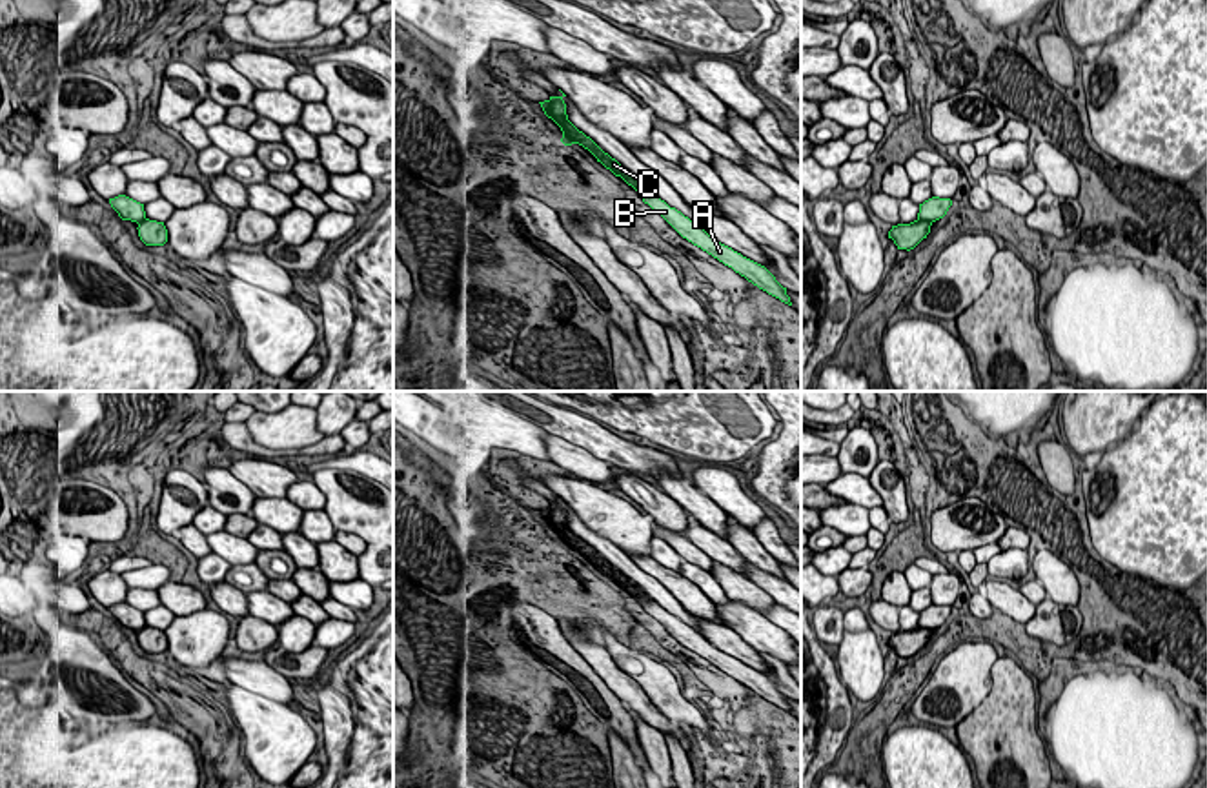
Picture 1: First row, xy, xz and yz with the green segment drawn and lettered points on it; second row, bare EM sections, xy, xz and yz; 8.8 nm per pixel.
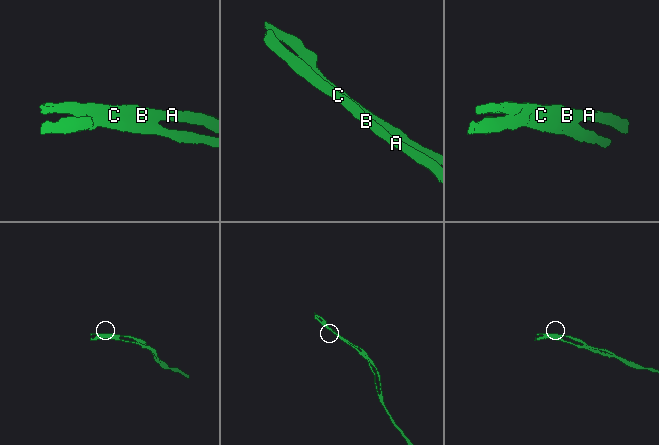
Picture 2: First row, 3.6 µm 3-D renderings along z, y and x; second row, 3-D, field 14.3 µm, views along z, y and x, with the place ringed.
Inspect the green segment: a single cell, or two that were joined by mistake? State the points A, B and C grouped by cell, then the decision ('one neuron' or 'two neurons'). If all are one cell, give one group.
groups A B / C; two neurons

